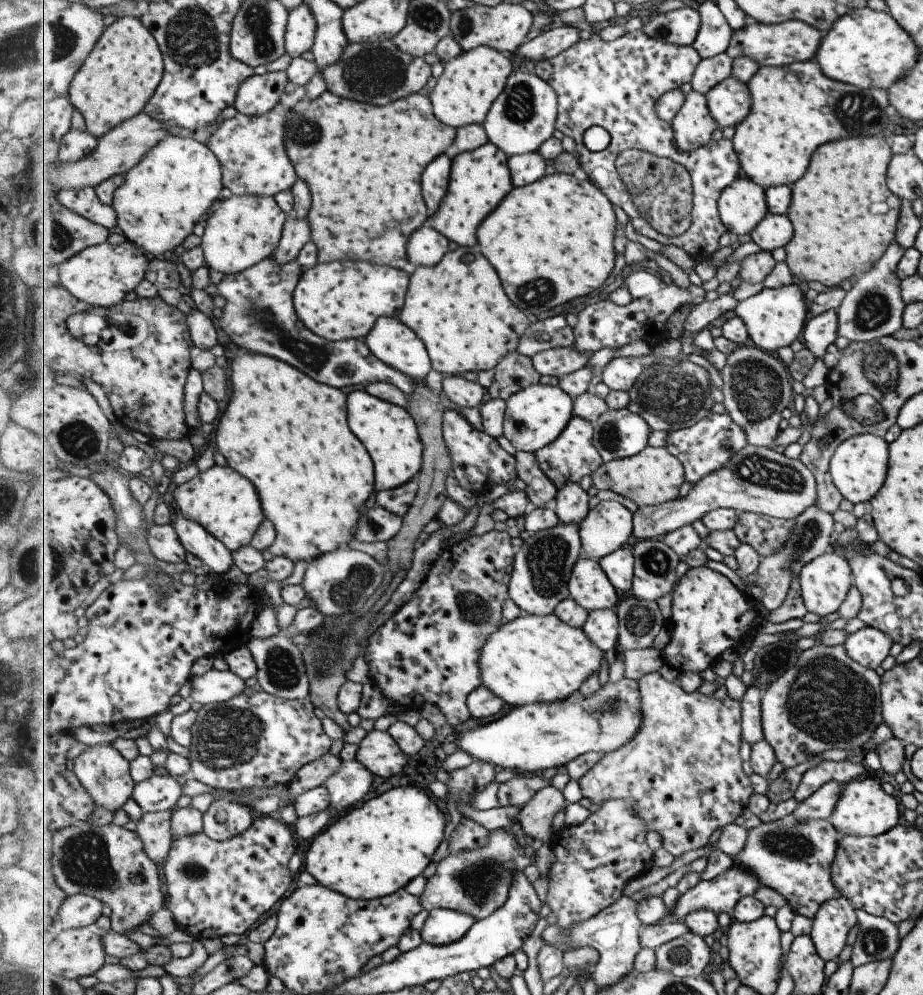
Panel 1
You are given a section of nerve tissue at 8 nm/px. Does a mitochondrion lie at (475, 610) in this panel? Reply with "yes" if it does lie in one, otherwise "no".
yes

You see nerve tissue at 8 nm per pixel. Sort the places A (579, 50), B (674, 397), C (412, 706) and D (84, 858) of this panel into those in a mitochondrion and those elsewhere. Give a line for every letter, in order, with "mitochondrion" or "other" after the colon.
A: other
B: mitochondrion
C: other
D: mitochondrion

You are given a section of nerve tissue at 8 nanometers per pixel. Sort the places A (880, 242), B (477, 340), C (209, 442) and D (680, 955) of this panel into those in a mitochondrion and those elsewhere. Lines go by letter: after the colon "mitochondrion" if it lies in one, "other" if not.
A: other
B: other
C: other
D: mitochondrion

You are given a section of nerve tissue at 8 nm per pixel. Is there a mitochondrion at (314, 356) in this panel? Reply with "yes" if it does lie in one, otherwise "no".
yes

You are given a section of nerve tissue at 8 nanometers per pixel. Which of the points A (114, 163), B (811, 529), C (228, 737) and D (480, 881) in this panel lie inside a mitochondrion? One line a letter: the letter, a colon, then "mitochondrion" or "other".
A: other
B: mitochondrion
C: mitochondrion
D: mitochondrion

